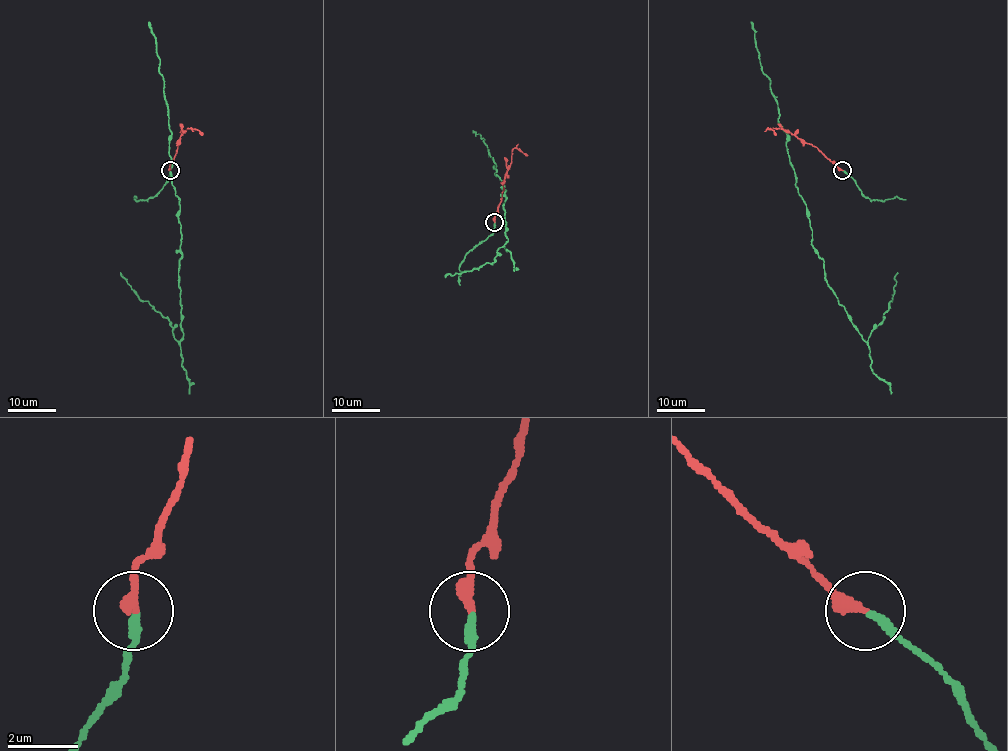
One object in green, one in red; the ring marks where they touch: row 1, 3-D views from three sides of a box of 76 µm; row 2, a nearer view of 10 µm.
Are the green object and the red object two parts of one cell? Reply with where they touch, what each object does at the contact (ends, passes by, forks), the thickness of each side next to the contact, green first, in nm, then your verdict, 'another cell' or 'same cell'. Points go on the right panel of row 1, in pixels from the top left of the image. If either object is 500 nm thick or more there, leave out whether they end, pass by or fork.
(842, 170) | green ends | red ends | 280/340 nm | same cell

